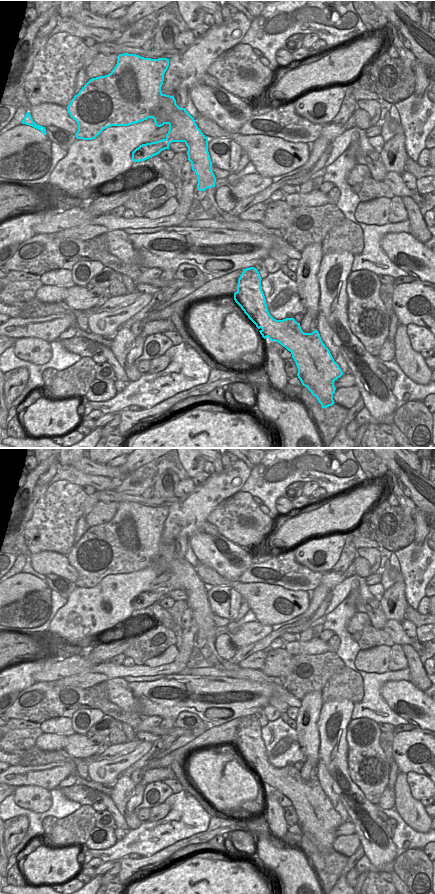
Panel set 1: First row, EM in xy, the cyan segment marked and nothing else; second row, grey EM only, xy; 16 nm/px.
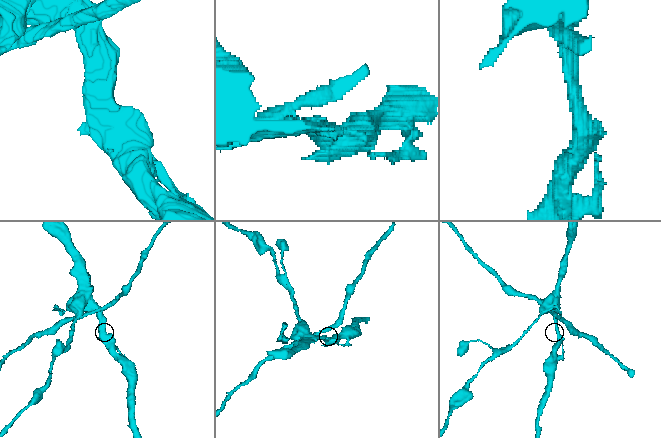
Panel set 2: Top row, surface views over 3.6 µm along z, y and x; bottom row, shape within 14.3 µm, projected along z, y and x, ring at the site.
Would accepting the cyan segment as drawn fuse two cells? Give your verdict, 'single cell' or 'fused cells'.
fused cells

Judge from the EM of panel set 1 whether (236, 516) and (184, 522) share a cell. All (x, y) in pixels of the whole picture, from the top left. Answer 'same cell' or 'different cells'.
different cells

